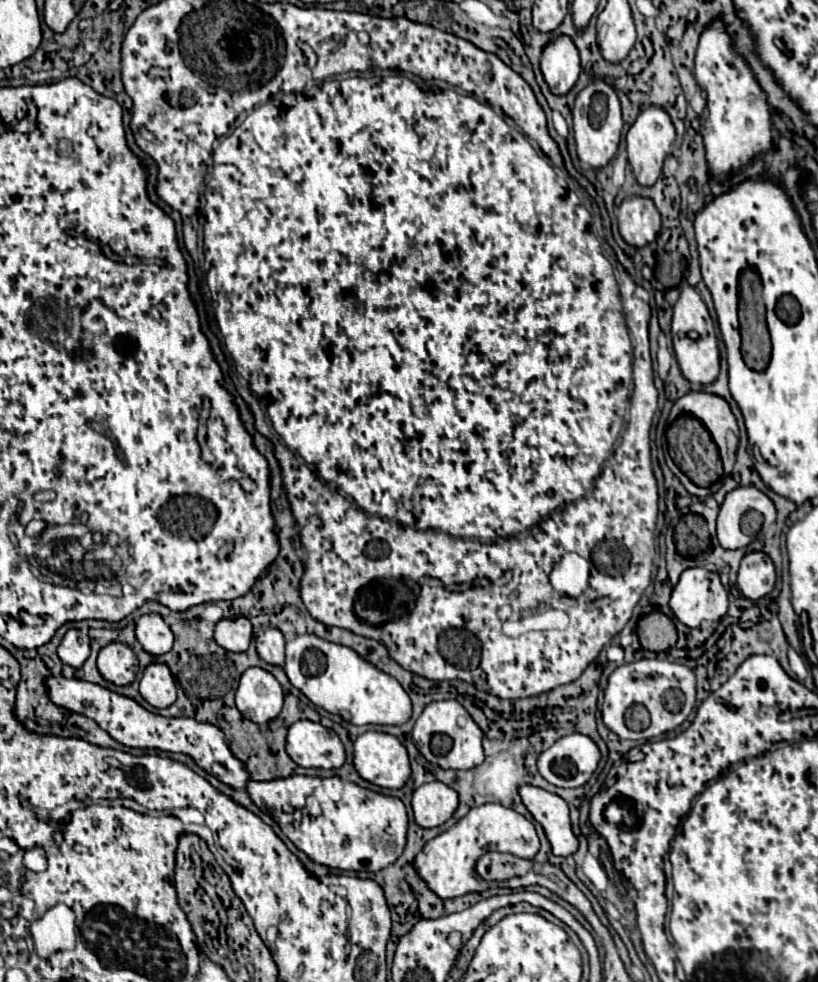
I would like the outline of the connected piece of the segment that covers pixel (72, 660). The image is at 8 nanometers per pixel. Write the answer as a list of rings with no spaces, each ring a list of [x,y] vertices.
[[[68,629],[58,645],[58,657],[62,663],[80,669],[90,655],[90,637],[80,629]]]

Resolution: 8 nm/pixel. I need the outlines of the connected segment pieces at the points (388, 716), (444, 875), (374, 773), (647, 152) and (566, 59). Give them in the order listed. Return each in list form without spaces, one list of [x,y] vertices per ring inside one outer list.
[[[310,633],[298,635],[292,641],[286,641],[284,671],[290,683],[314,705],[340,715],[354,725],[402,725],[412,715],[412,703],[402,685],[346,645],[338,645]]]
[[[486,803],[470,809],[468,815],[464,815],[456,825],[430,839],[416,857],[416,869],[438,897],[454,899],[454,891],[466,891],[470,885],[478,889],[478,881],[482,879],[476,875],[476,861],[486,851],[502,853],[502,849],[518,849],[518,853],[530,853],[530,849],[540,849],[540,841],[534,825],[524,815],[502,807],[500,803]]]
[[[366,731],[354,741],[354,767],[362,779],[388,789],[400,789],[410,777],[406,747],[398,737]]]
[[[644,105],[642,111],[638,113],[636,121],[630,125],[626,133],[626,151],[628,151],[628,161],[632,165],[632,171],[638,179],[640,185],[654,185],[656,179],[660,177],[662,171],[662,161],[666,159],[668,151],[672,149],[676,131],[670,121],[670,115],[658,107],[658,105]]]
[[[568,35],[548,41],[542,51],[540,69],[552,93],[568,93],[580,75],[580,57],[574,41]]]

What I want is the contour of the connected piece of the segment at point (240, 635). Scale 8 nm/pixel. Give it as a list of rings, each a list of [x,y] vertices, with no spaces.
[[[246,617],[220,619],[216,623],[214,639],[224,649],[234,651],[234,653],[242,653],[242,651],[248,649],[250,641],[252,641],[252,625]]]

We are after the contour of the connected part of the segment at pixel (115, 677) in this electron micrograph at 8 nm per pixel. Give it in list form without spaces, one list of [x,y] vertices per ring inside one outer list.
[[[112,641],[98,653],[98,671],[114,685],[130,685],[138,671],[138,657],[130,645]]]

